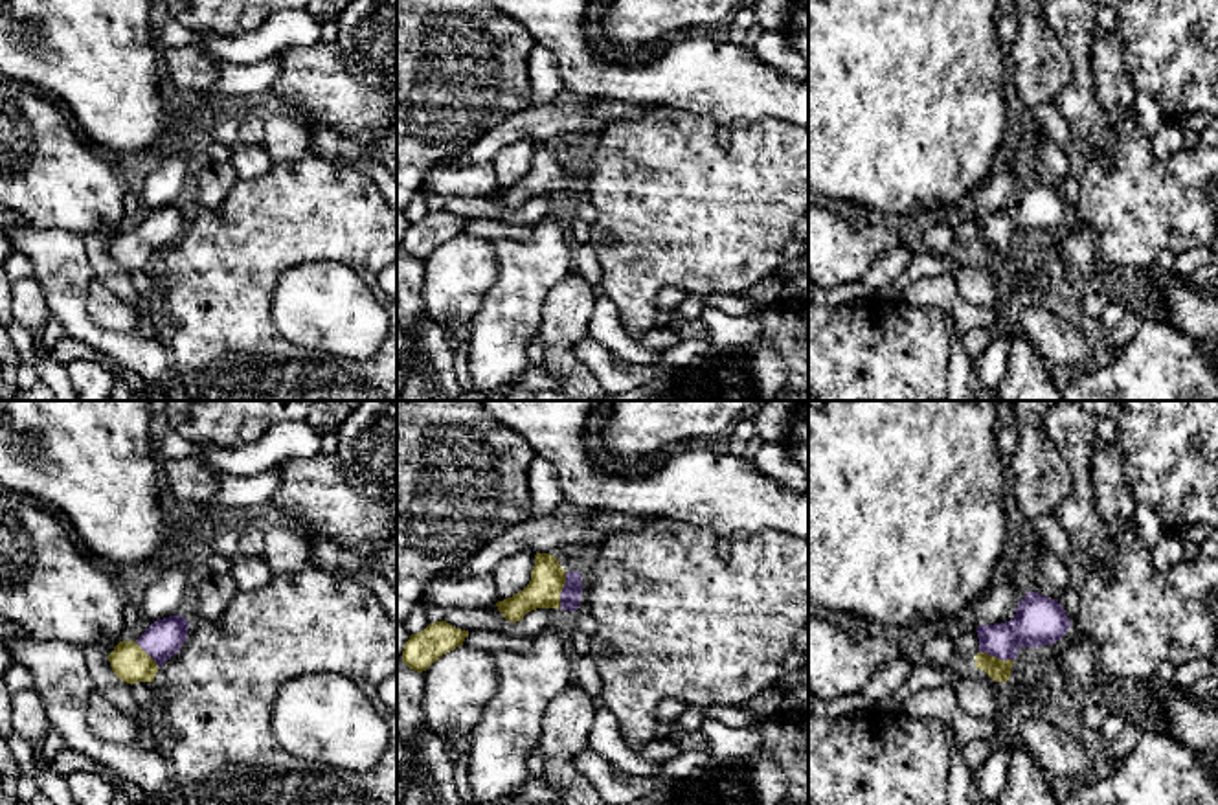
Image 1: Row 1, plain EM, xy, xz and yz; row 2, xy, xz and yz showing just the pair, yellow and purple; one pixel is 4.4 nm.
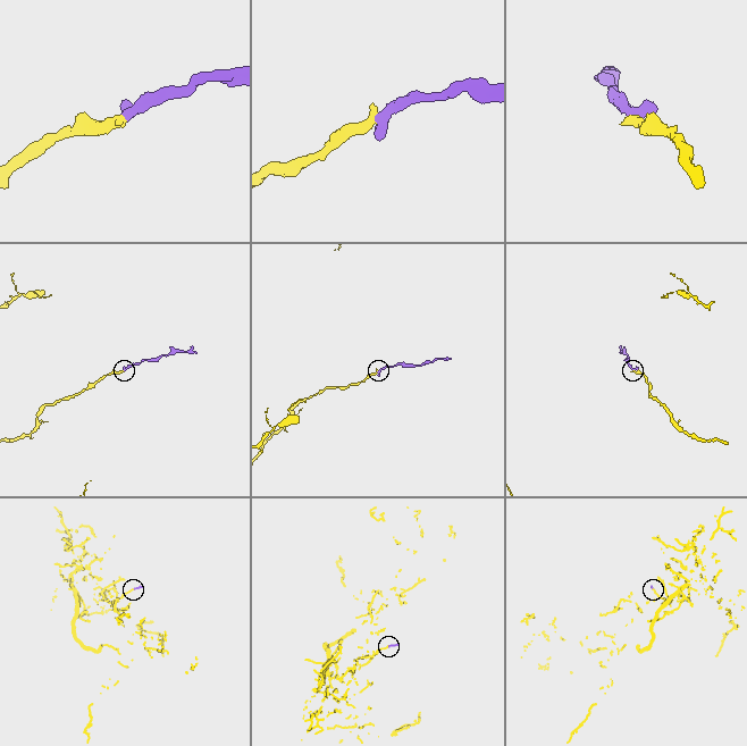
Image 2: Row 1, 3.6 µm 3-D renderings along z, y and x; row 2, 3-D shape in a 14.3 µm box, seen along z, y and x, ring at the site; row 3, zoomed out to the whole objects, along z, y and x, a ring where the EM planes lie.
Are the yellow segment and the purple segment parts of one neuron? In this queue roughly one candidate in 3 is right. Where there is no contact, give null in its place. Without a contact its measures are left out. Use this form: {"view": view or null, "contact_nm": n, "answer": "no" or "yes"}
{"view": "xz", "contact_nm": 160, "answer": "yes"}

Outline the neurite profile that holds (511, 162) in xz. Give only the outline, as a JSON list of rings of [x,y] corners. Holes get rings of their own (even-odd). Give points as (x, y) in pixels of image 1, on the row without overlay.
[[[522,138],[514,143],[502,147],[492,158],[498,187],[503,189],[524,178],[531,169],[535,143]]]

